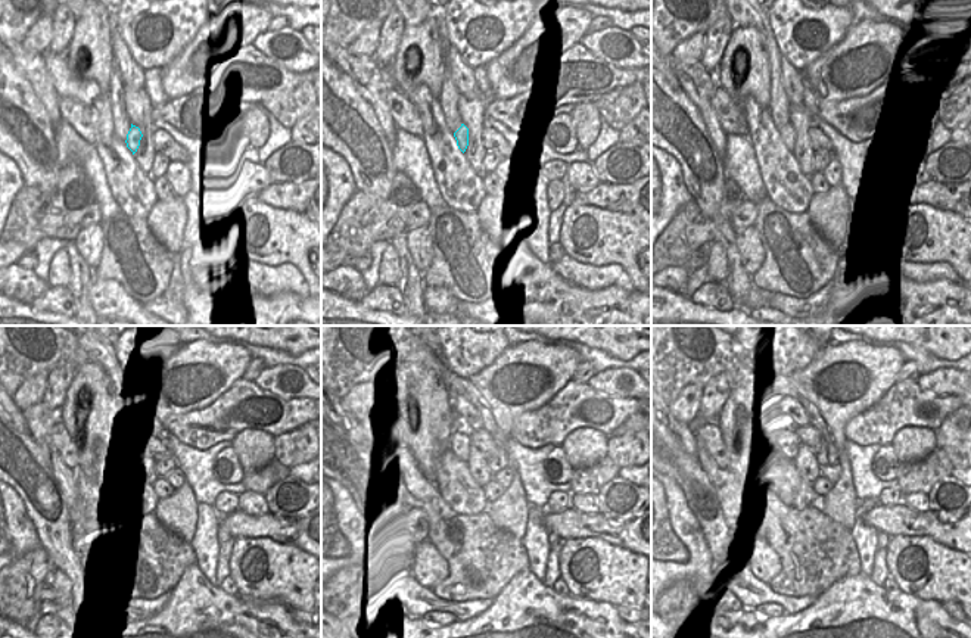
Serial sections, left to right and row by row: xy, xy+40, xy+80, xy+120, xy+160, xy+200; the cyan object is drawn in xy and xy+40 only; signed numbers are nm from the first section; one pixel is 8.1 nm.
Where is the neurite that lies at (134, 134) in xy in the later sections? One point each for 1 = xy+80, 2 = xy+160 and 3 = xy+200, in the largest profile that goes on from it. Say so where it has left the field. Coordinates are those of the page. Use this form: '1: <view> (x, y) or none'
1: xy+80 (787, 131)
2: xy+160 (460, 444)
3: xy+200 (789, 444)

